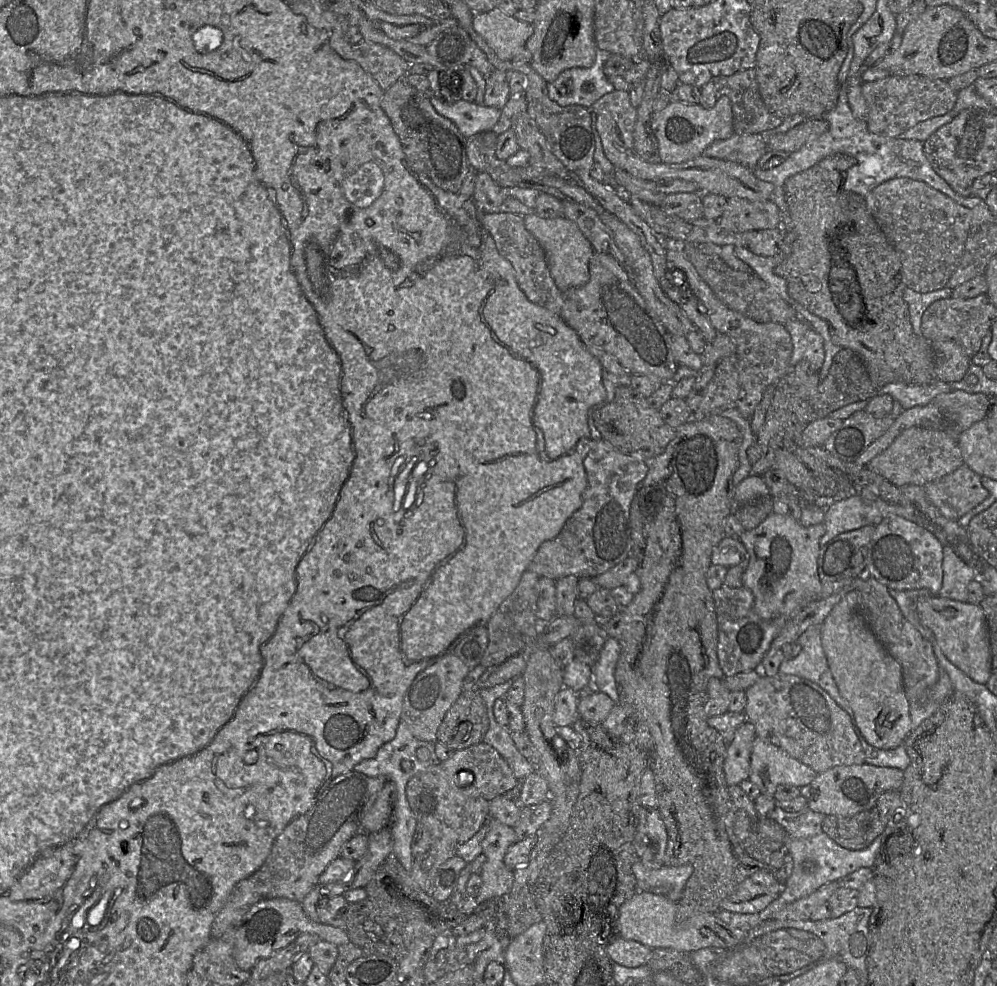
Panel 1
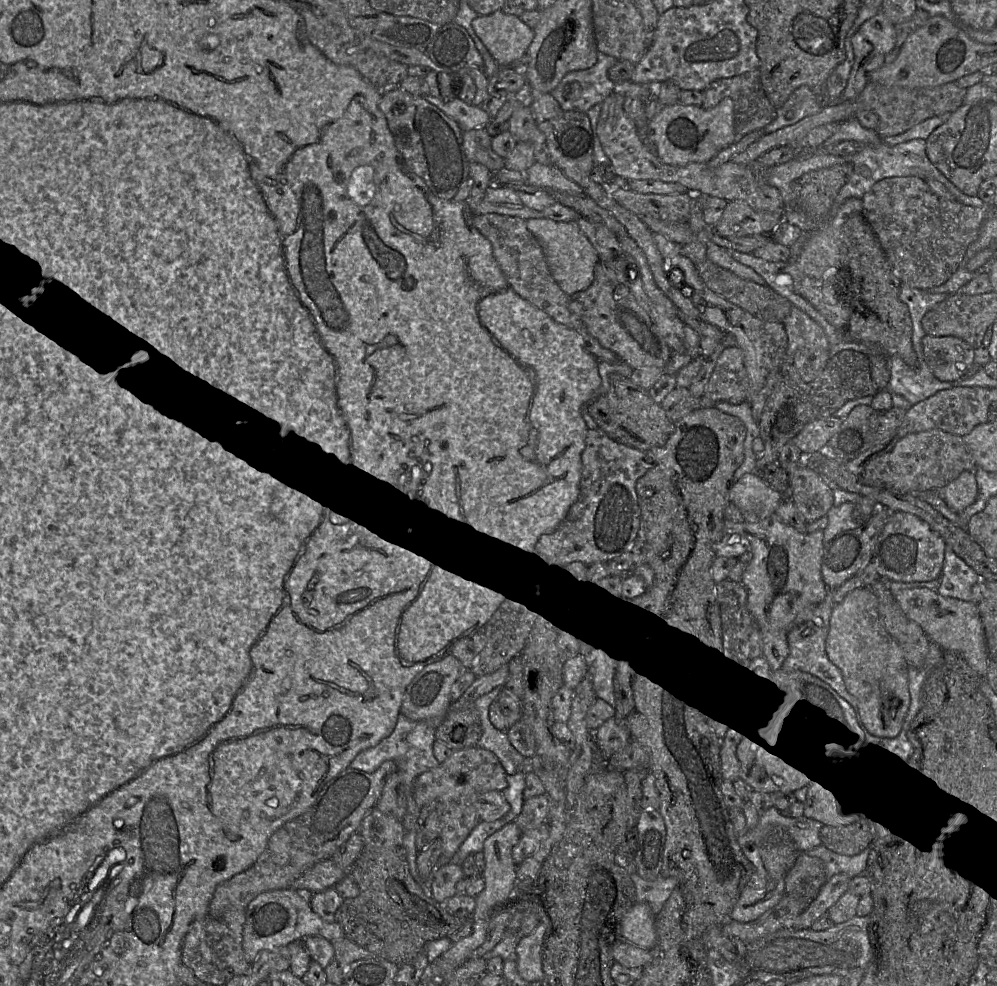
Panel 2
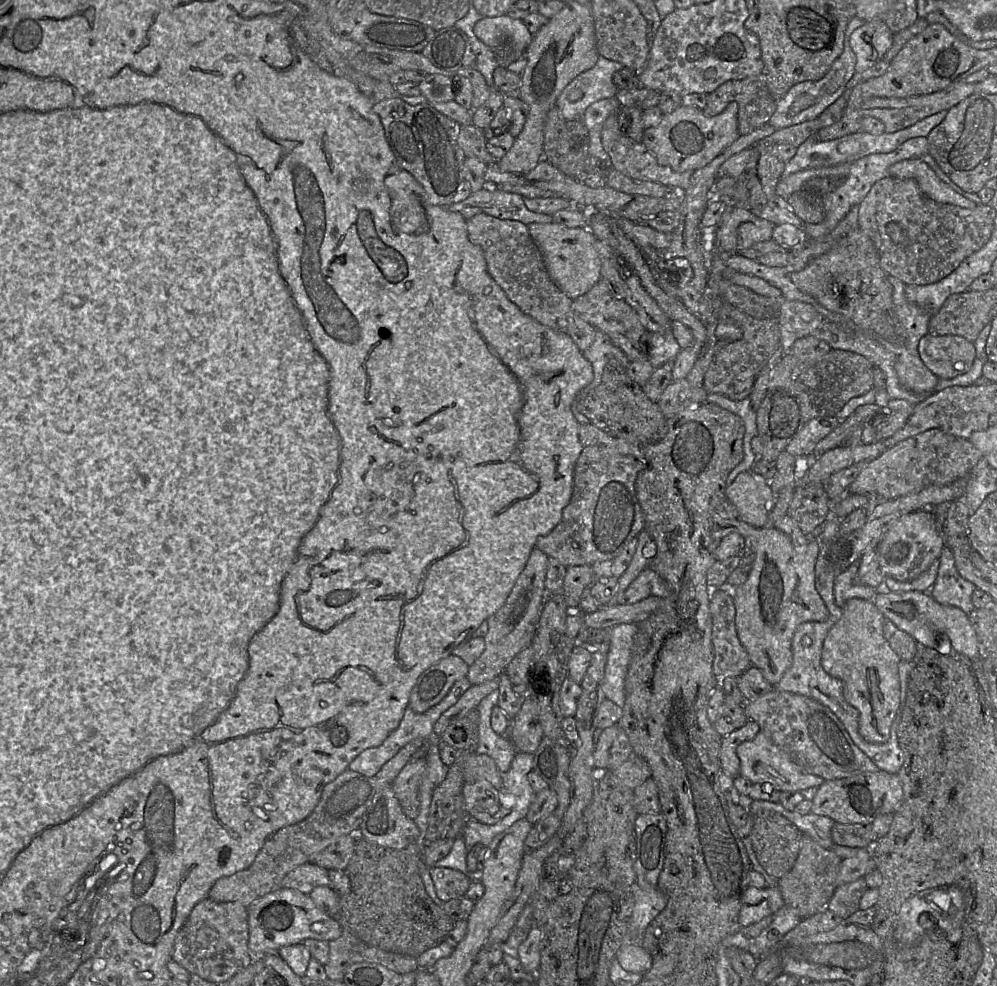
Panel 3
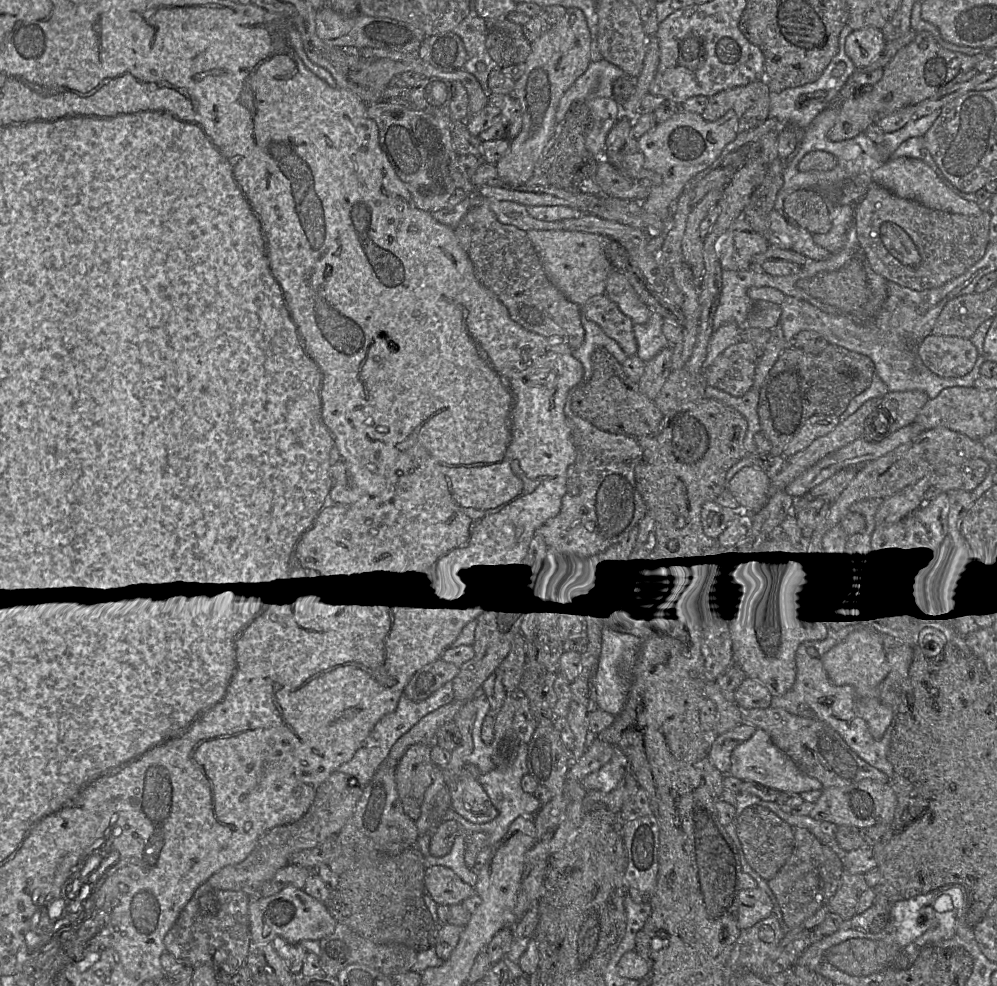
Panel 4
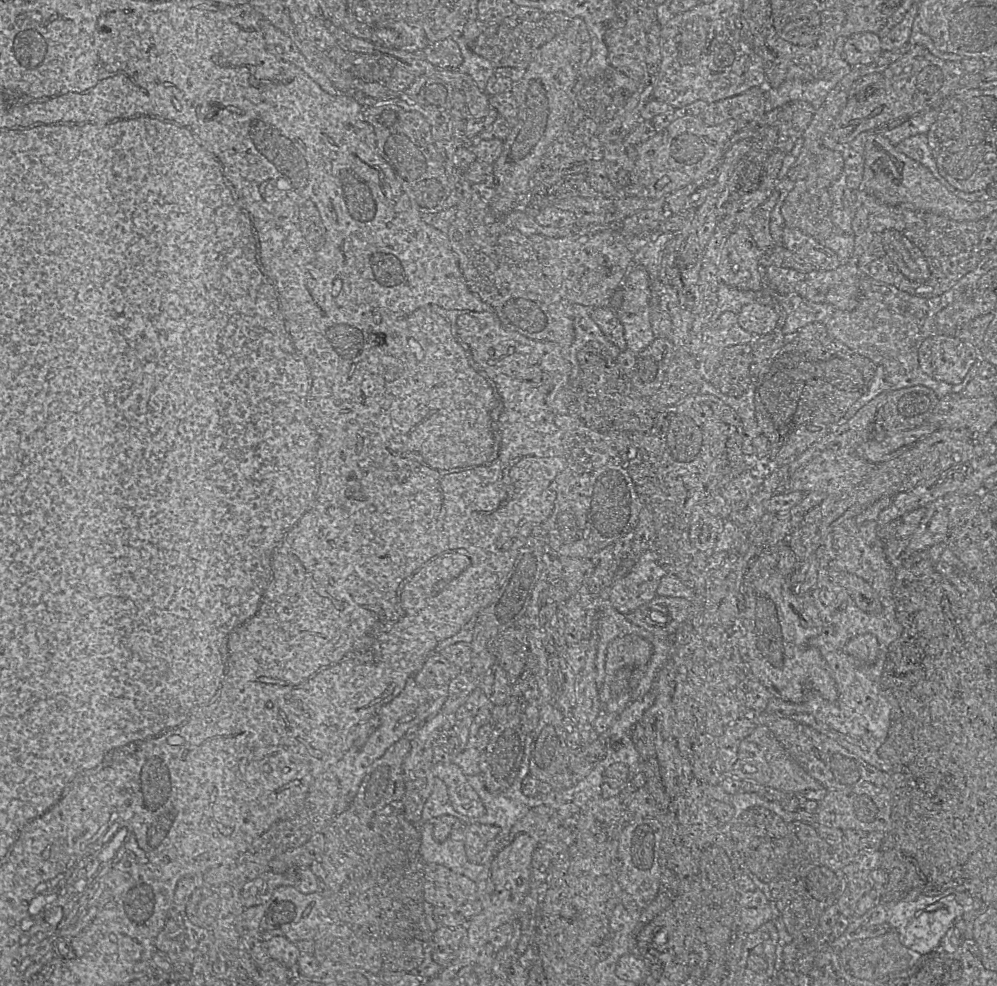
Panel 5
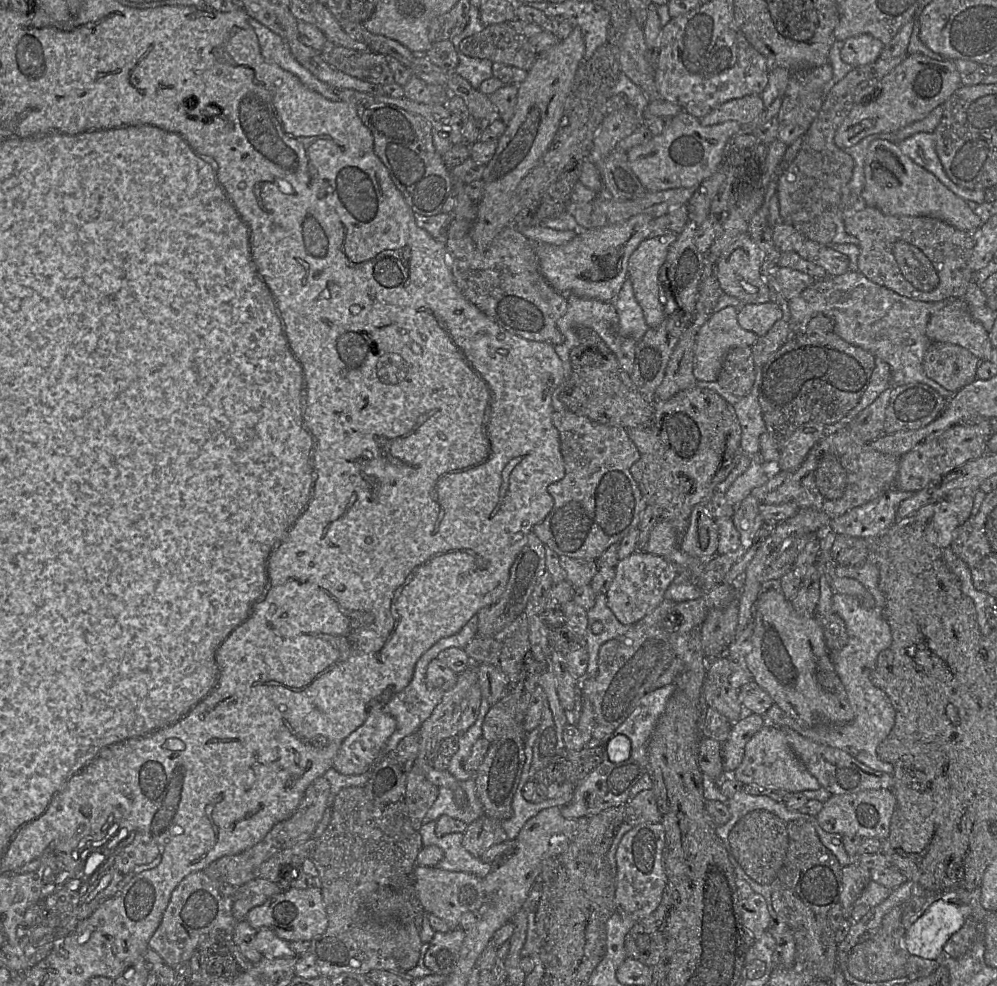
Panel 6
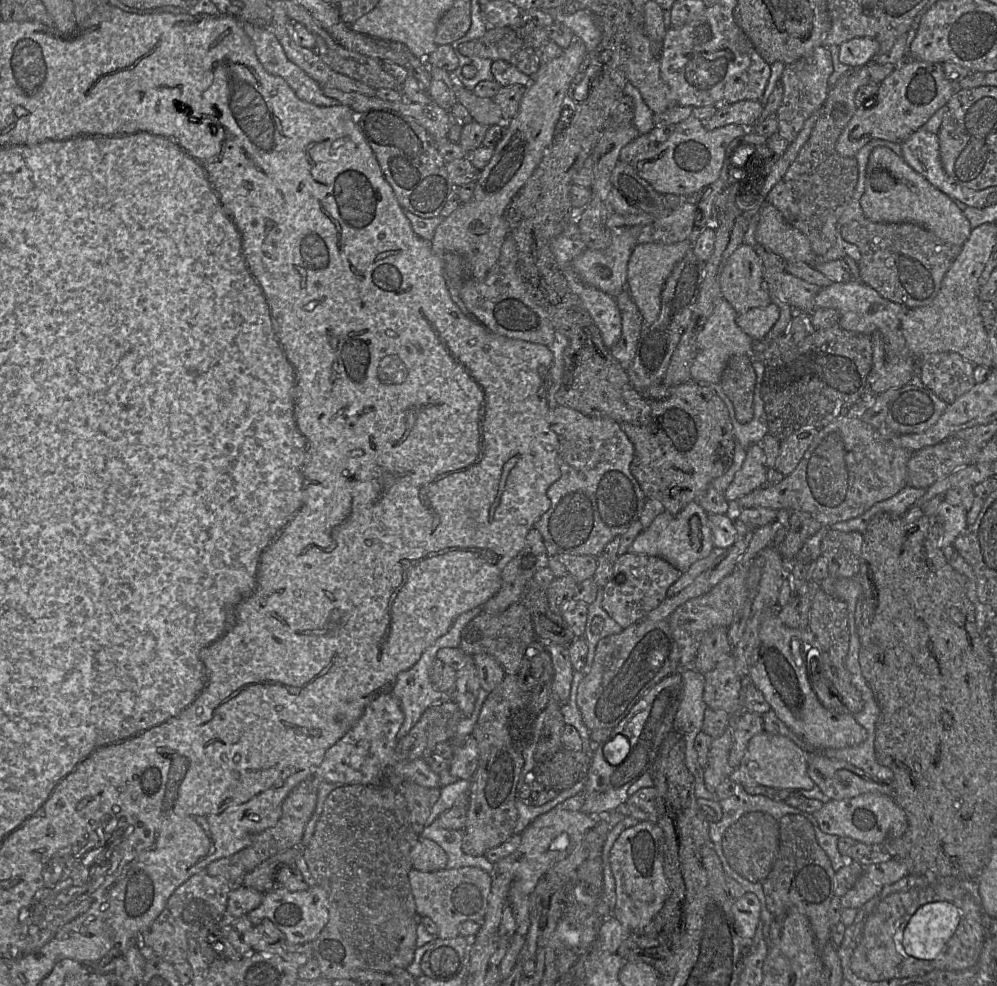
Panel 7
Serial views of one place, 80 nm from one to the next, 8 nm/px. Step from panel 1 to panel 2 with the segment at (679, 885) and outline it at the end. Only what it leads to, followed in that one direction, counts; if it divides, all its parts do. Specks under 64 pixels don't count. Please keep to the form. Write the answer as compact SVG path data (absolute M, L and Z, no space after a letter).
M634 873L631 878L636 891L635 902L648 904L655 914L658 914L678 886L678 880L674 877L660 875L655 880L649 881L640 877L638 873Z

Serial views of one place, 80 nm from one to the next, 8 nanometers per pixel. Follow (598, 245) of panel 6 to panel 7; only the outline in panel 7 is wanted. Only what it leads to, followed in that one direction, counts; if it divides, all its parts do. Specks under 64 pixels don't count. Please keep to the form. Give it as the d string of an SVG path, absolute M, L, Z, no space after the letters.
M630 226L614 229L610 245L602 250L585 248L577 256L571 268L577 277L585 284L599 289L613 298L616 298L626 288L627 266L634 247L638 244L638 236L644 226Z

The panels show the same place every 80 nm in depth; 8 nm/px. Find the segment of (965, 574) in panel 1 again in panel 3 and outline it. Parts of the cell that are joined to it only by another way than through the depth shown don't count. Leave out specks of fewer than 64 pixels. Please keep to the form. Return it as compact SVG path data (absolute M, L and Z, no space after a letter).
M944 547L936 581L928 592L939 604L953 606L969 615L975 606L972 595L976 586L960 576L955 566L955 559L949 547Z

